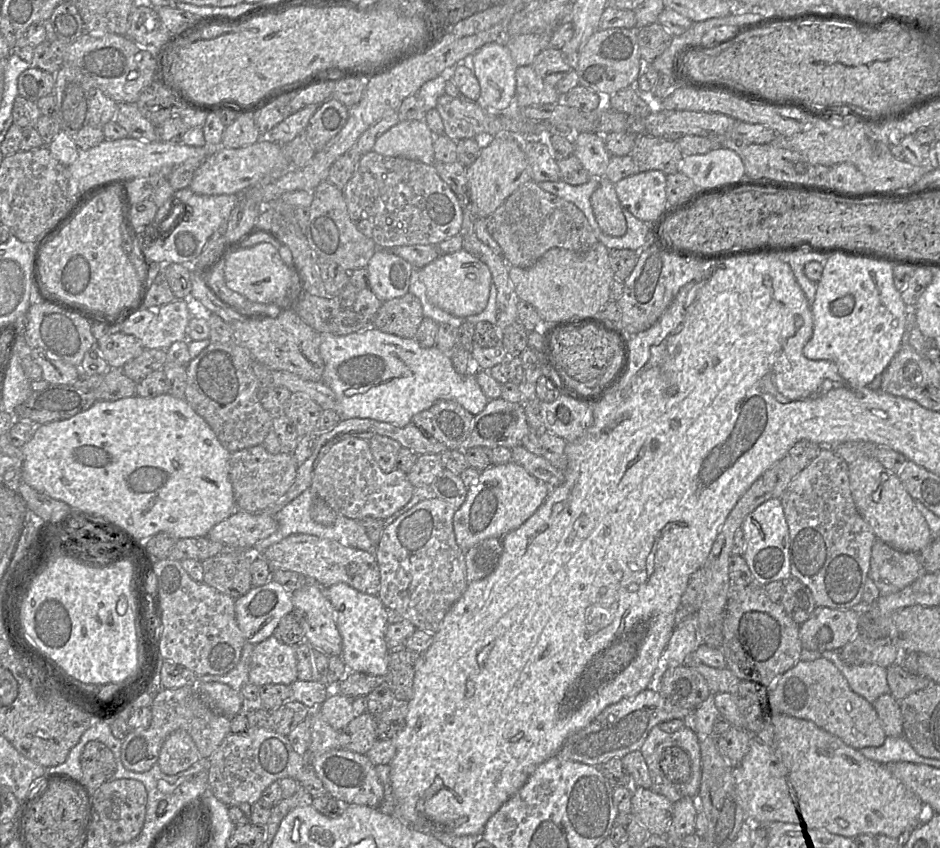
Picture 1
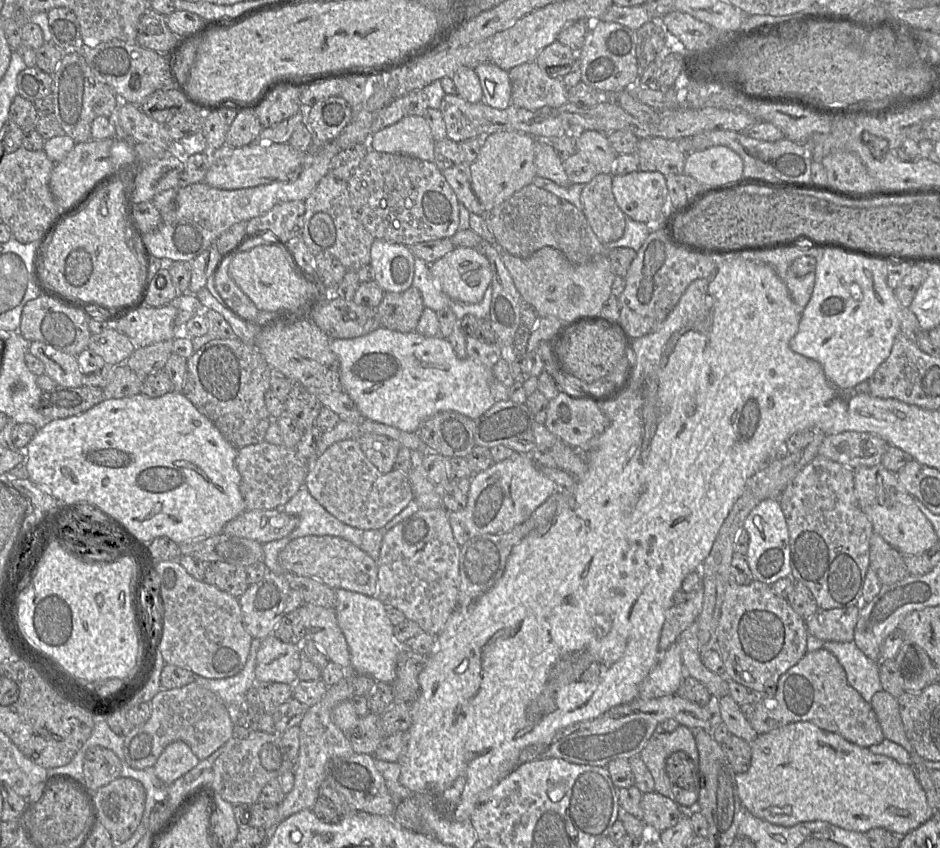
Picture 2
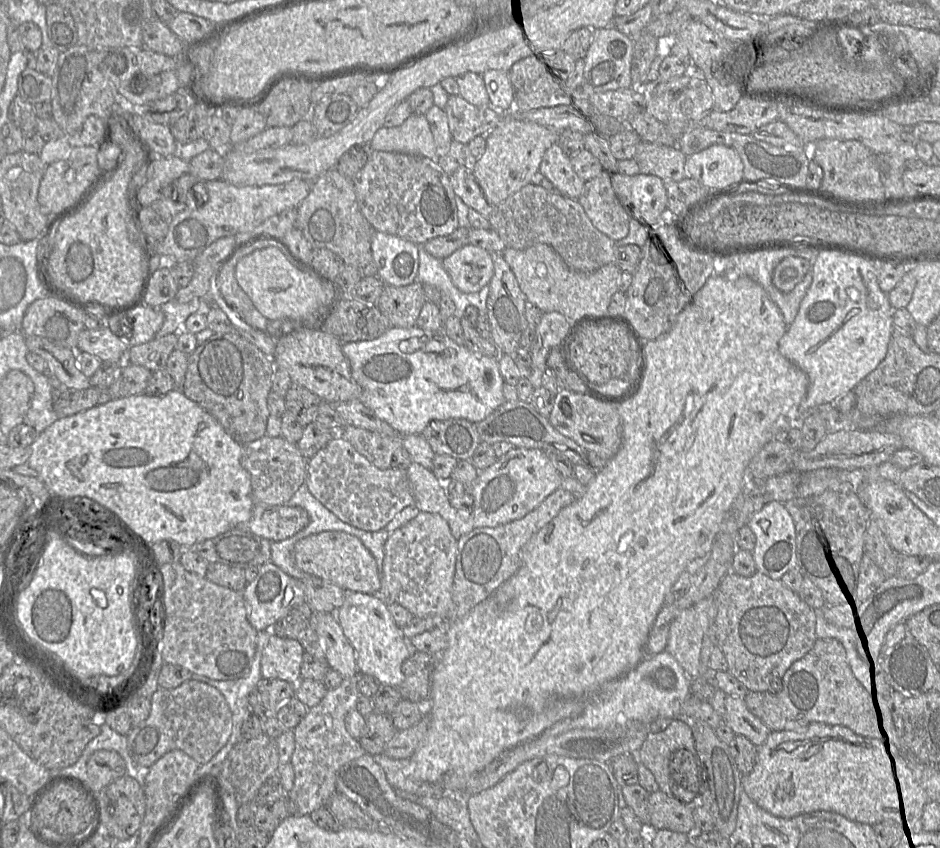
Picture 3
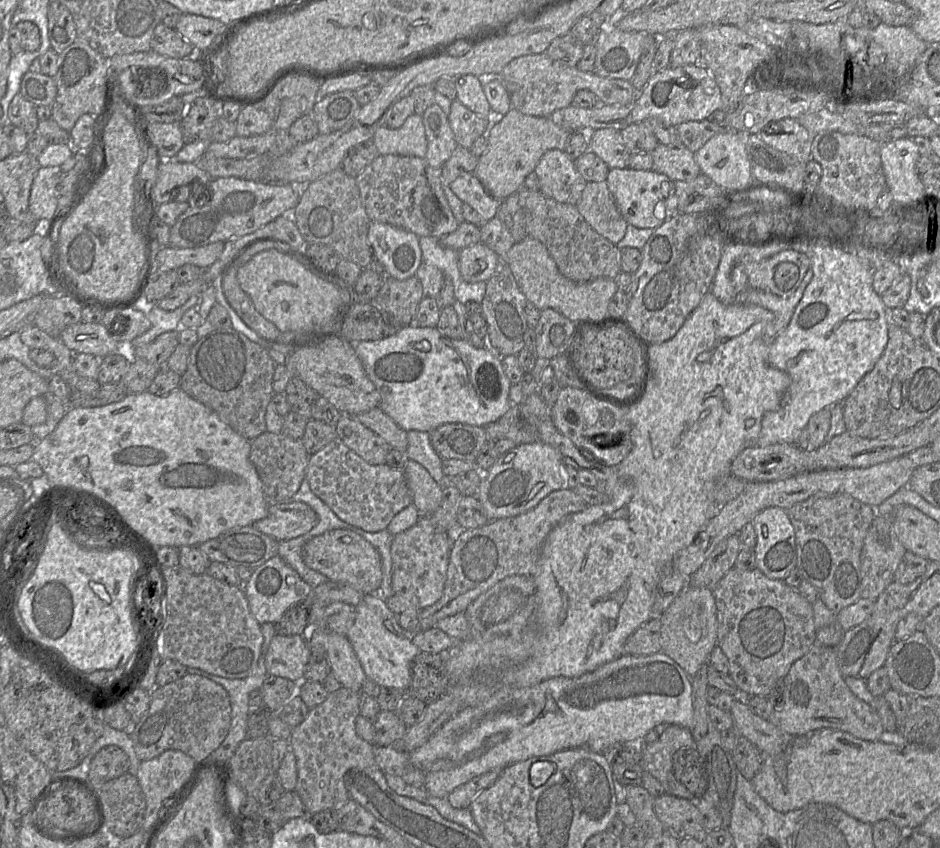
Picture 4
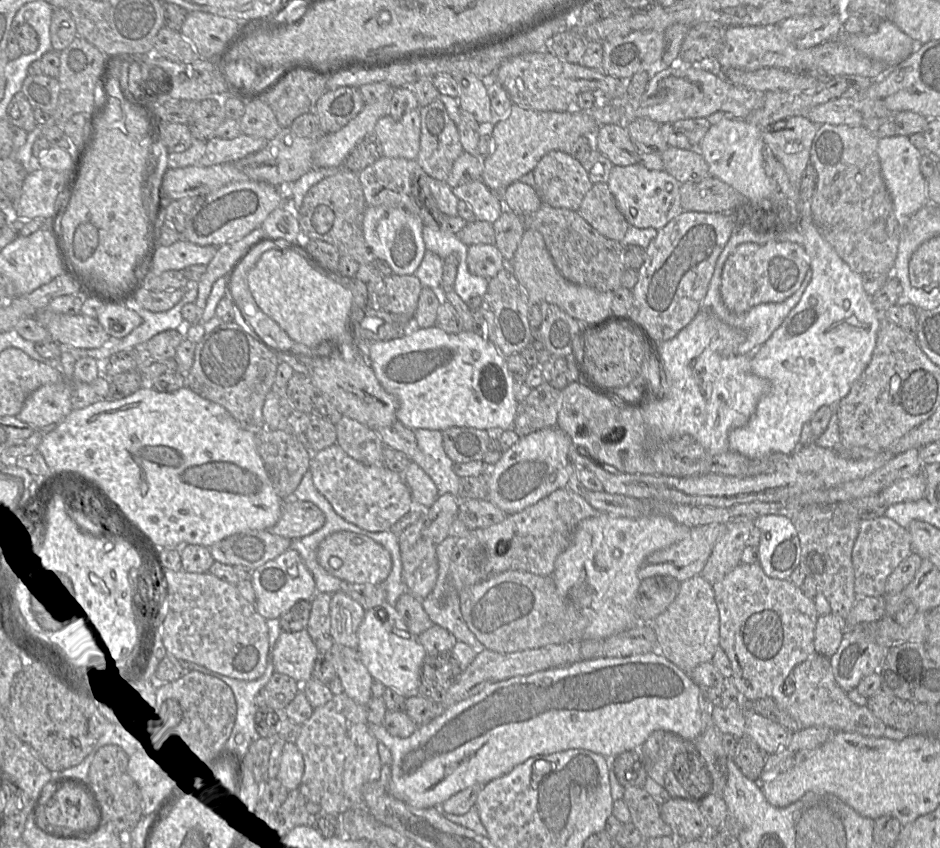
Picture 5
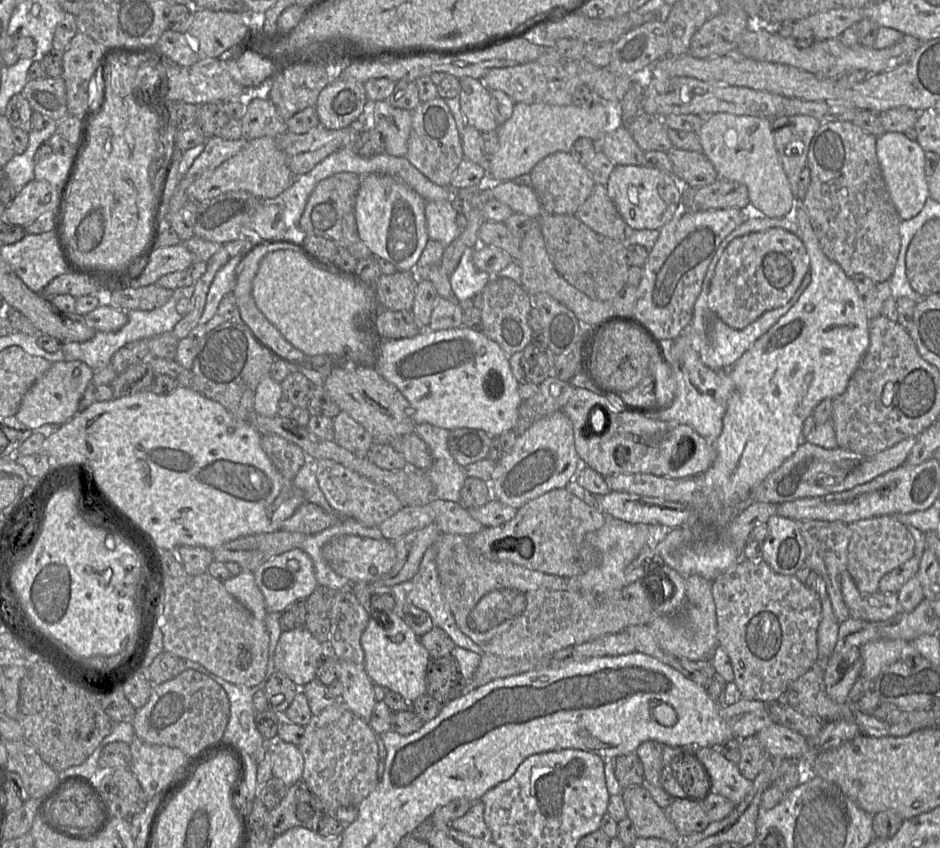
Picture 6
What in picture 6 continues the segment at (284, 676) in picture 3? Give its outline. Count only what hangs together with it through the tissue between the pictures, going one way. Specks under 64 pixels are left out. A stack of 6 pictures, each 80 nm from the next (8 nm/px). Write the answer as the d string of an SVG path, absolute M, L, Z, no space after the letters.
M304 625L282 631L274 652L276 671L282 672L298 687L314 680L318 661L326 651Z

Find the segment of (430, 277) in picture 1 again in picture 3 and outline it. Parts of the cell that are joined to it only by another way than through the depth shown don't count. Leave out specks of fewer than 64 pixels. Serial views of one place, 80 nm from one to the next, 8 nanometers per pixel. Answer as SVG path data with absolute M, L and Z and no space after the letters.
M467 244L442 260L452 284L464 293L475 293L488 285L494 266L491 254L480 247Z

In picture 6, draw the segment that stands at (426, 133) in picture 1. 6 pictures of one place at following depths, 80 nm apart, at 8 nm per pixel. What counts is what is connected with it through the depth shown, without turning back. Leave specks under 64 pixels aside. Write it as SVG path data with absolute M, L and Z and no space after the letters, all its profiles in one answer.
M387 100L373 105L372 126L384 137L385 153L405 157L412 123L412 112L395 108Z

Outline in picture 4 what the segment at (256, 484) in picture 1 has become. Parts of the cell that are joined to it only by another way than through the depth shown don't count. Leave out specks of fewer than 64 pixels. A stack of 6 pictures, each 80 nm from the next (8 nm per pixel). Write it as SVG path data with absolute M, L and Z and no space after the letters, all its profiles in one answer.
M265 431L251 440L249 458L260 478L268 505L292 501L306 477L309 457L301 439L293 439L284 433Z

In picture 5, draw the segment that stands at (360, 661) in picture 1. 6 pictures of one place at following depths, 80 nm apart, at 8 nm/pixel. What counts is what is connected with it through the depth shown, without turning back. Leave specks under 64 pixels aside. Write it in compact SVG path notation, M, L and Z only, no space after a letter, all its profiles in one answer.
M382 607L367 610L358 629L357 649L363 665L374 681L404 697L418 696L420 669L426 651L401 617L389 620Z

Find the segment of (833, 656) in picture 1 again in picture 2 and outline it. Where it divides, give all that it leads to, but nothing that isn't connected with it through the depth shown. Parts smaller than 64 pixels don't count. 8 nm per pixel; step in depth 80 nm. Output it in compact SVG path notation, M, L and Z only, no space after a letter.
M808 634L807 652L824 648L831 652L844 668L848 683L861 696L871 702L874 694L882 691L879 678L879 663L869 659L861 652L853 641L833 642L822 641Z

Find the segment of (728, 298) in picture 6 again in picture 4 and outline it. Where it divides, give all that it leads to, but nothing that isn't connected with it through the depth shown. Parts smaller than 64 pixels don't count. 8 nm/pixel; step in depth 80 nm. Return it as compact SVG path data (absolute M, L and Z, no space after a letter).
M786 249L767 259L745 265L748 288L789 297L802 282L811 262L806 253Z

